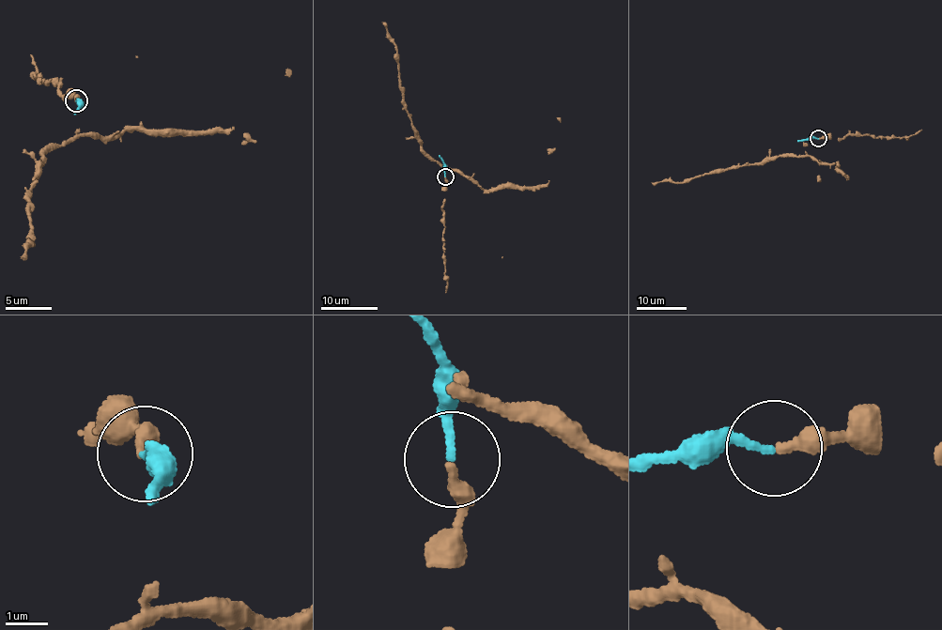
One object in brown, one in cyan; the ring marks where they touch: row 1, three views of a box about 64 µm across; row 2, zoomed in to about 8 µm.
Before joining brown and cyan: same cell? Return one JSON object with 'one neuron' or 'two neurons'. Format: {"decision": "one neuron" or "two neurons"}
{"decision": "one neuron"}

